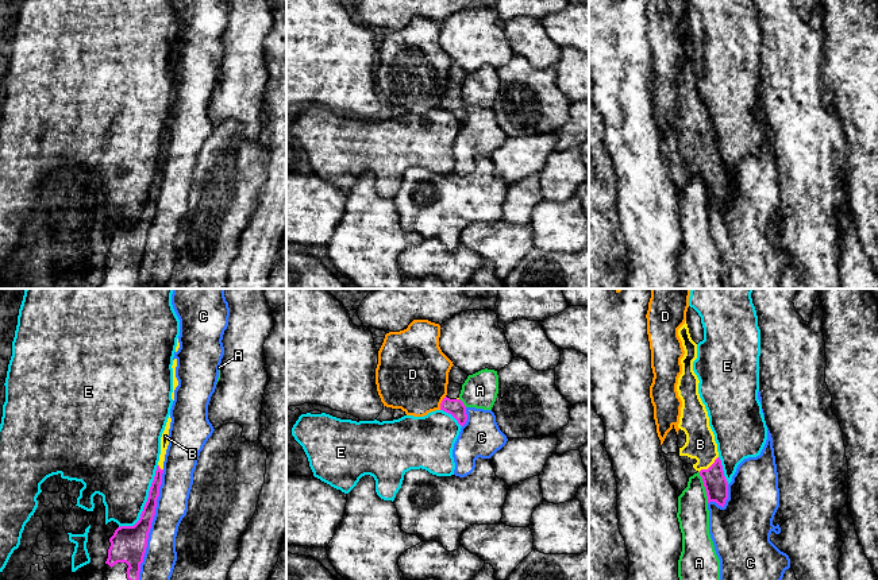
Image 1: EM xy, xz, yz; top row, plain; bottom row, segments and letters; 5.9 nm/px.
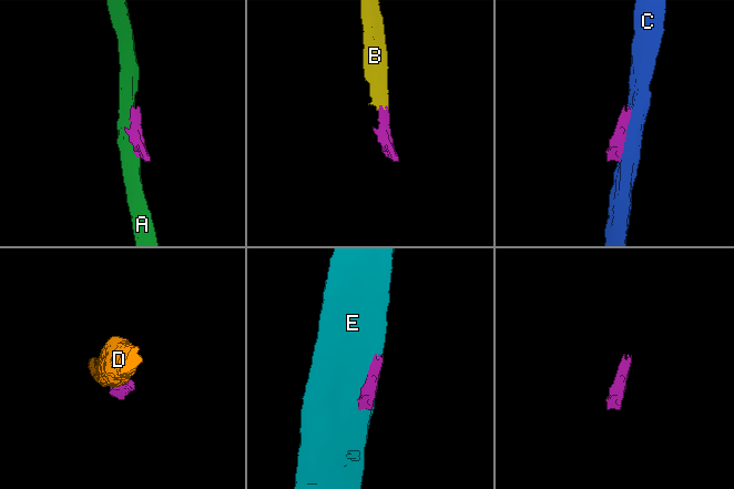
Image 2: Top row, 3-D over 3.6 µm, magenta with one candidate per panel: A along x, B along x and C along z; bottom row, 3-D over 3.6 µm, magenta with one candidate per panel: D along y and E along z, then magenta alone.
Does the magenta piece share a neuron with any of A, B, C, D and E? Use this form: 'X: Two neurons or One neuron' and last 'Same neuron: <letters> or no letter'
A: Two neurons
B: One neuron
C: Two neurons
D: Two neurons
E: Two neurons
Same neuron: B

